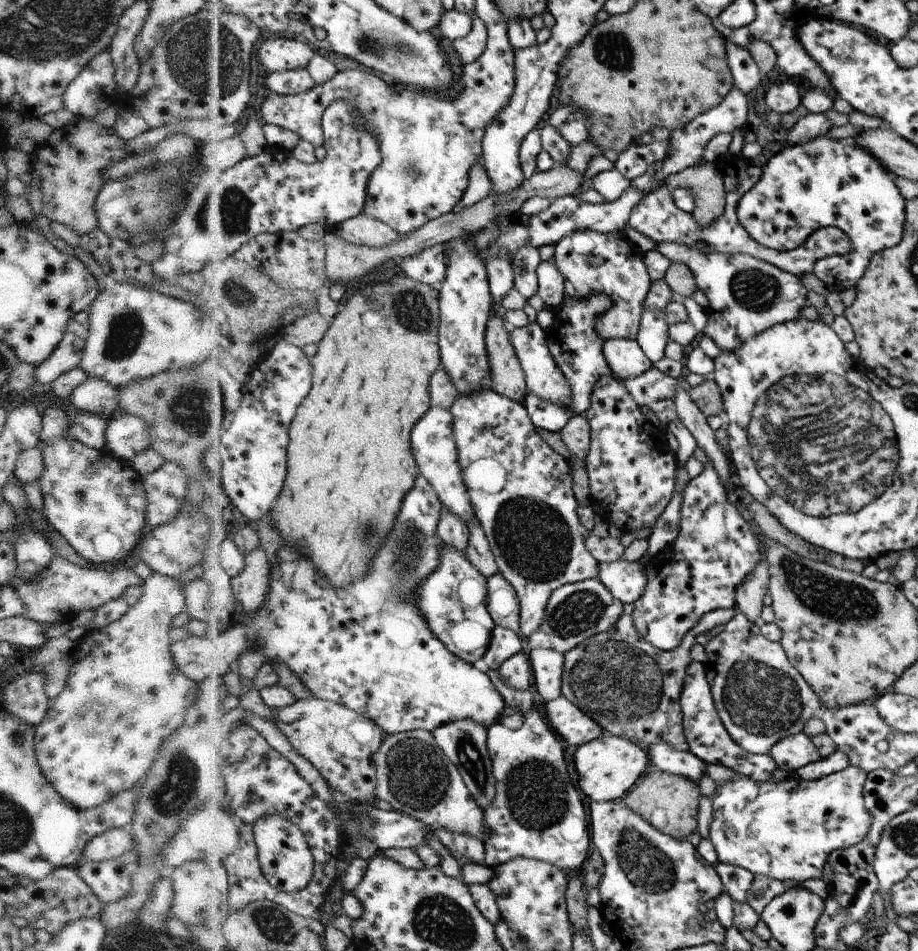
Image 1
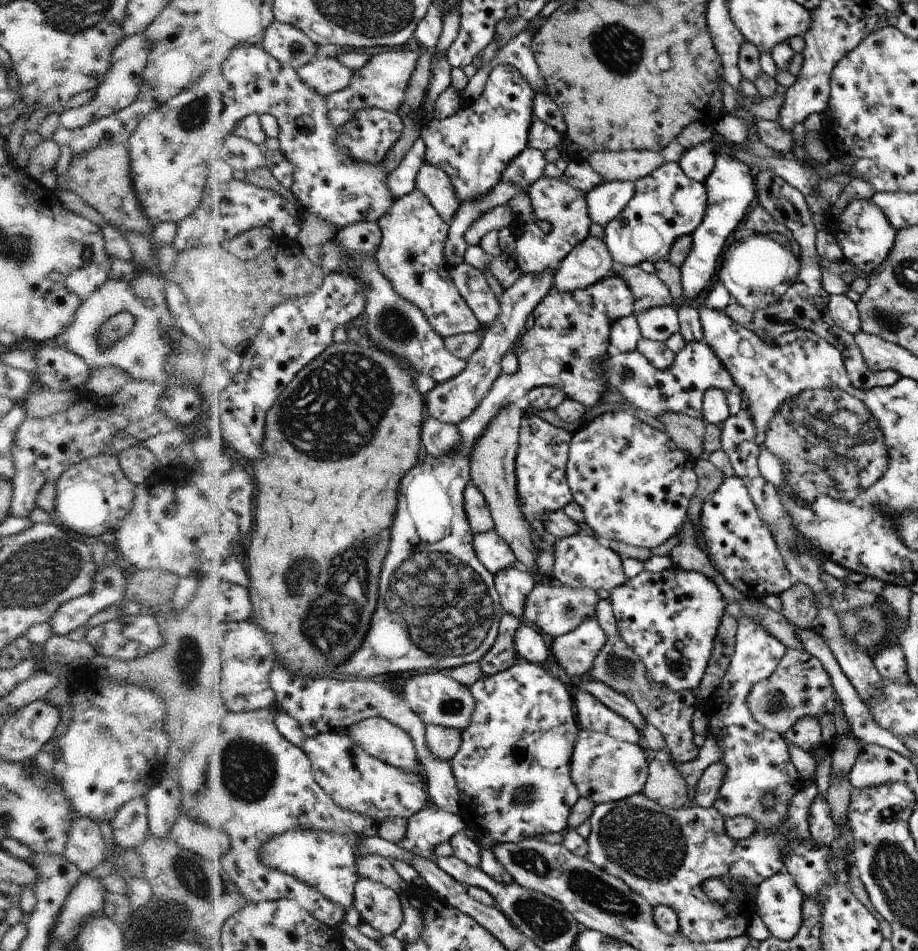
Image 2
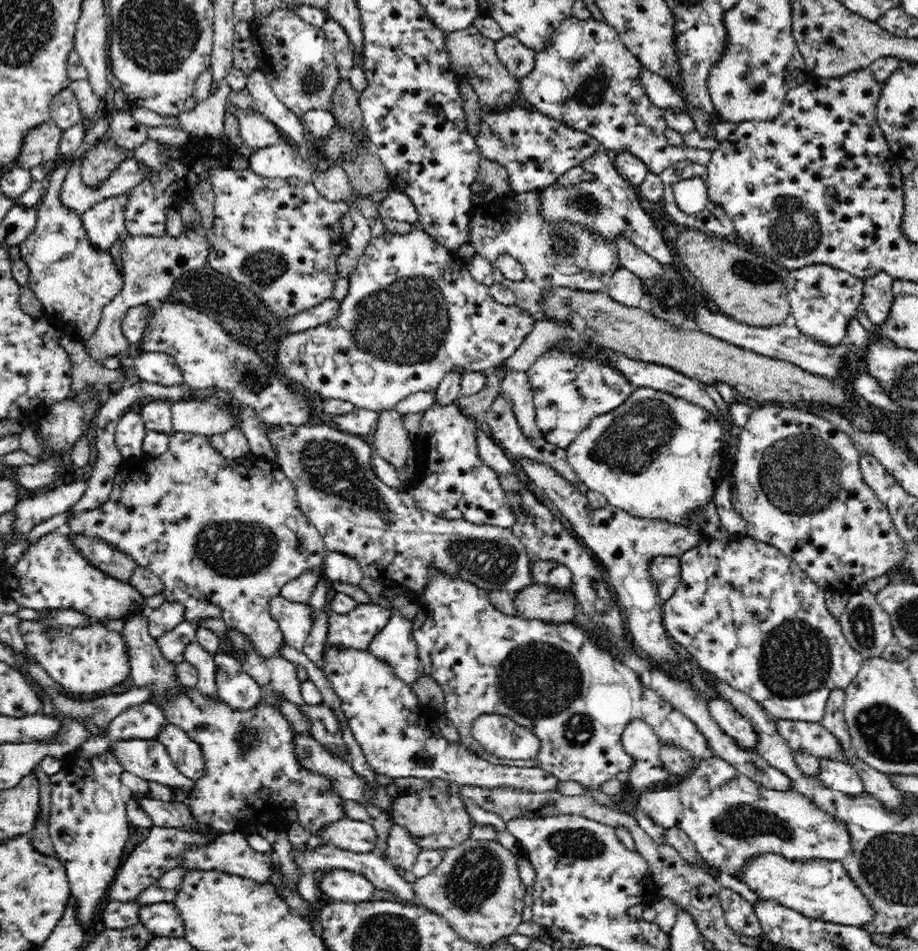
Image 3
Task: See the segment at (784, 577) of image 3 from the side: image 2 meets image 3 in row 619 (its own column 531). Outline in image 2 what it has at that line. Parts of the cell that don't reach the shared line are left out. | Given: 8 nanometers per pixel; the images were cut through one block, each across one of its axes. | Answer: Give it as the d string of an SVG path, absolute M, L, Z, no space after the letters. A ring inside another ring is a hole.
M518 660L517 663L506 671L501 671L491 676L484 675L483 678L480 678L480 680L474 682L468 688L472 692L474 700L476 700L476 710L474 710L472 716L472 724L468 726L468 729L461 732L461 744L458 755L453 761L455 774L458 778L458 787L460 788L461 799L463 801L460 811L466 826L472 831L478 830L478 832L489 833L500 843L516 843L545 833L562 833L566 830L566 826L568 826L572 808L581 798L571 774L573 750L577 740L576 734L579 734L579 724L576 724L577 714L574 714L574 704L572 704L572 696L570 696L568 688L560 680L556 680L552 674L548 674L546 670L542 670L540 665L525 660Z

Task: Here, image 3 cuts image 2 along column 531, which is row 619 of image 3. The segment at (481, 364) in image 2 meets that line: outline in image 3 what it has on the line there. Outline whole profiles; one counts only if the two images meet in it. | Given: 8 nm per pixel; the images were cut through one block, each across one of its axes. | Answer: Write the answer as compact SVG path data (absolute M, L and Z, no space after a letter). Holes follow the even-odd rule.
M280 595L270 604L270 614L284 634L286 644L298 651L302 651L302 646L312 630L316 618L314 610L309 603L289 602Z

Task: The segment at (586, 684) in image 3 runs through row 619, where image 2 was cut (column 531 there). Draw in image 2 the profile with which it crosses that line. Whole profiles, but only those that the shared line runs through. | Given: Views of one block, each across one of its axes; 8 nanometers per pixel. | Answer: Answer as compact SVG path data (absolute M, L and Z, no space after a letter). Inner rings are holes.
M525 412L520 431L520 450L516 459L517 494L526 519L533 527L533 538L539 547L537 564L540 574L552 574L556 560L556 536L545 530L548 514L564 508L572 500L565 469L569 458L572 433L556 428L536 415Z

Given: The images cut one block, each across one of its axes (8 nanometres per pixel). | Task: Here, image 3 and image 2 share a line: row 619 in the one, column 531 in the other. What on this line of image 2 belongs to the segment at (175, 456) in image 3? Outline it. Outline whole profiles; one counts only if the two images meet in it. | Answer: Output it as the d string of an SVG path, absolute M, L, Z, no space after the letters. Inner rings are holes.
M545 175L527 188L530 204L536 220L548 222L550 230L544 232L538 224L522 224L521 231L514 242L513 256L517 268L524 273L544 273L552 269L553 273L579 244L585 241L590 228L588 194L570 186L562 178L549 178Z

